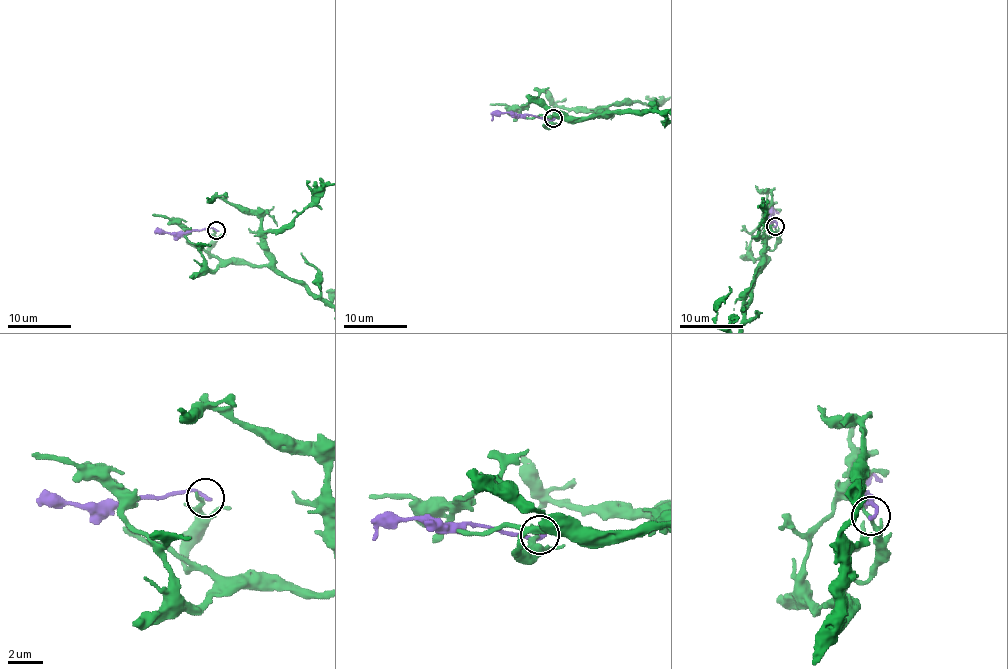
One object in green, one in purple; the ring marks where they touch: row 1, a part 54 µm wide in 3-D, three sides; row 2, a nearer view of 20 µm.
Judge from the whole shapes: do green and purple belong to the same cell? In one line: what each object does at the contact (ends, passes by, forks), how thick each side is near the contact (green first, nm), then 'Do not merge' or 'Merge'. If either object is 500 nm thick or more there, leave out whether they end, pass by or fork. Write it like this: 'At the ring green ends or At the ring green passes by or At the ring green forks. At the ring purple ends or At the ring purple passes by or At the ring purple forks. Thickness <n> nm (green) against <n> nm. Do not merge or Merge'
At the ring green passes by. At the ring purple ends. Thickness 200 nm (green) against 240 nm. Do not merge

